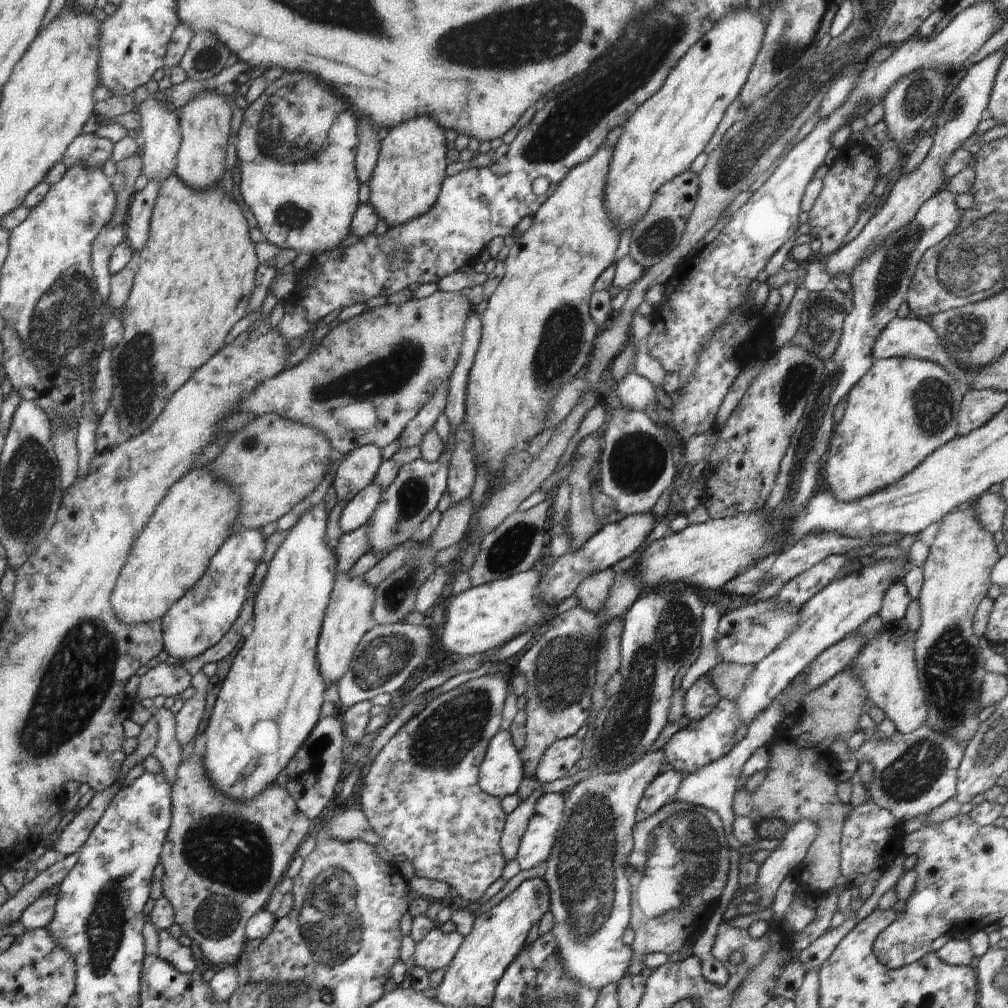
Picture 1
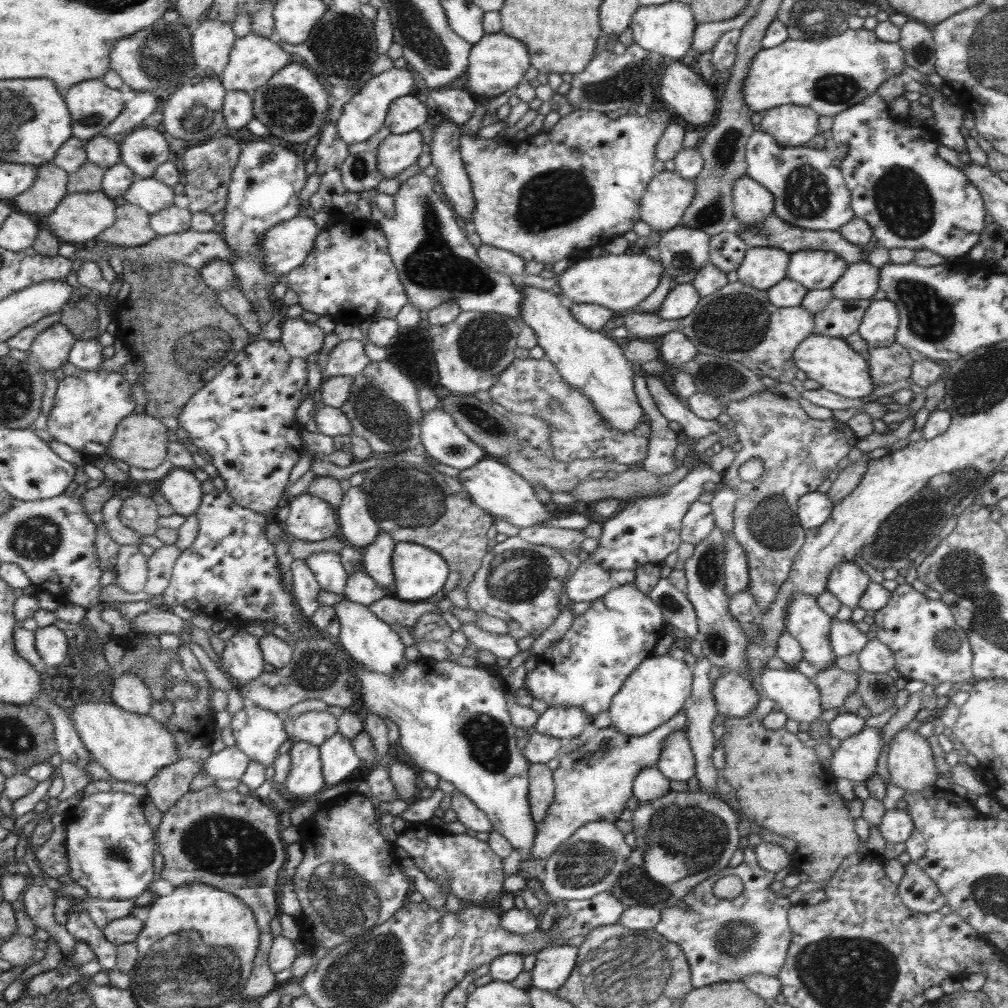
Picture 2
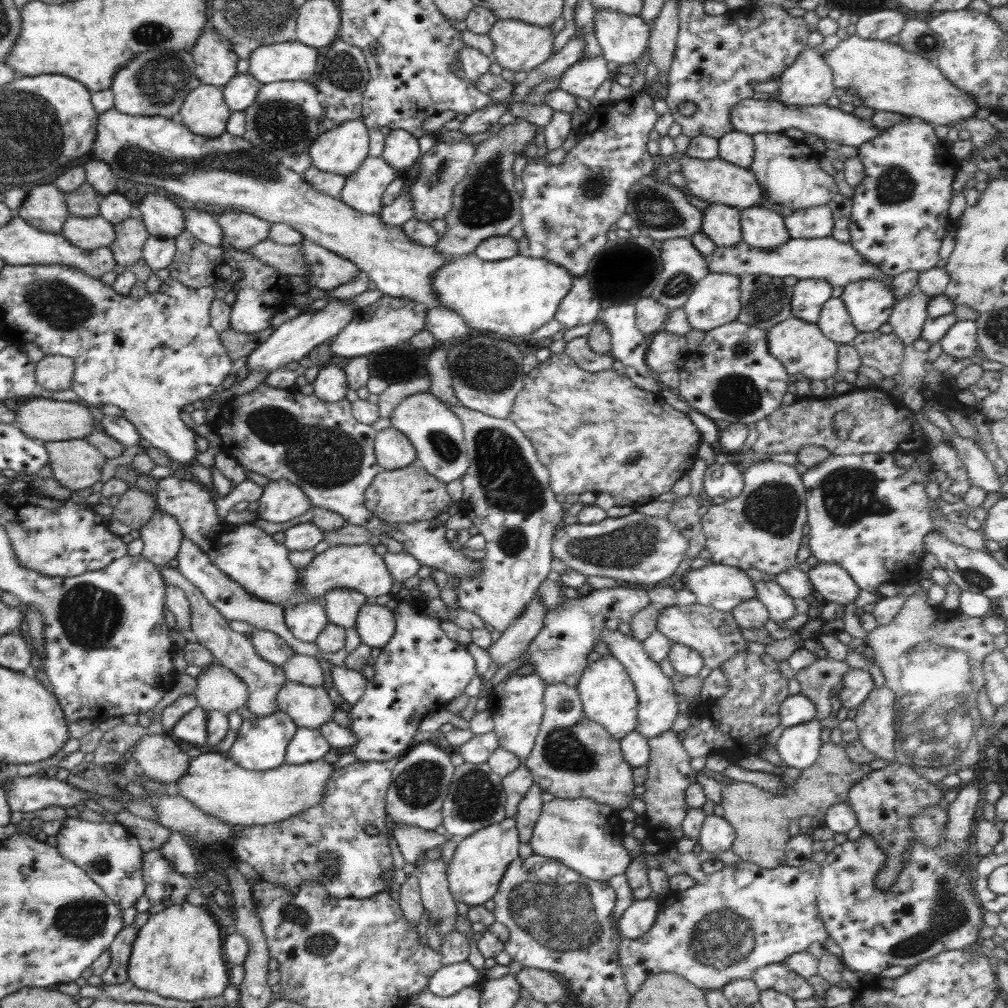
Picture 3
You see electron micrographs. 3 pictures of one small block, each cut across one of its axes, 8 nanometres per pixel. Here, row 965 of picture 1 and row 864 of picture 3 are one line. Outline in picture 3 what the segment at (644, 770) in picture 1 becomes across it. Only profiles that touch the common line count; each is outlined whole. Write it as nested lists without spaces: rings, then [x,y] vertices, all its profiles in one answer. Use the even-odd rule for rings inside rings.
[[[554,796],[554,799],[544,803],[529,845],[534,853],[554,858],[584,878],[608,881],[614,876],[624,874],[632,862],[628,849],[622,845],[625,820],[620,816],[620,811],[621,809],[614,809],[604,803],[598,803],[590,797],[558,798]]]

